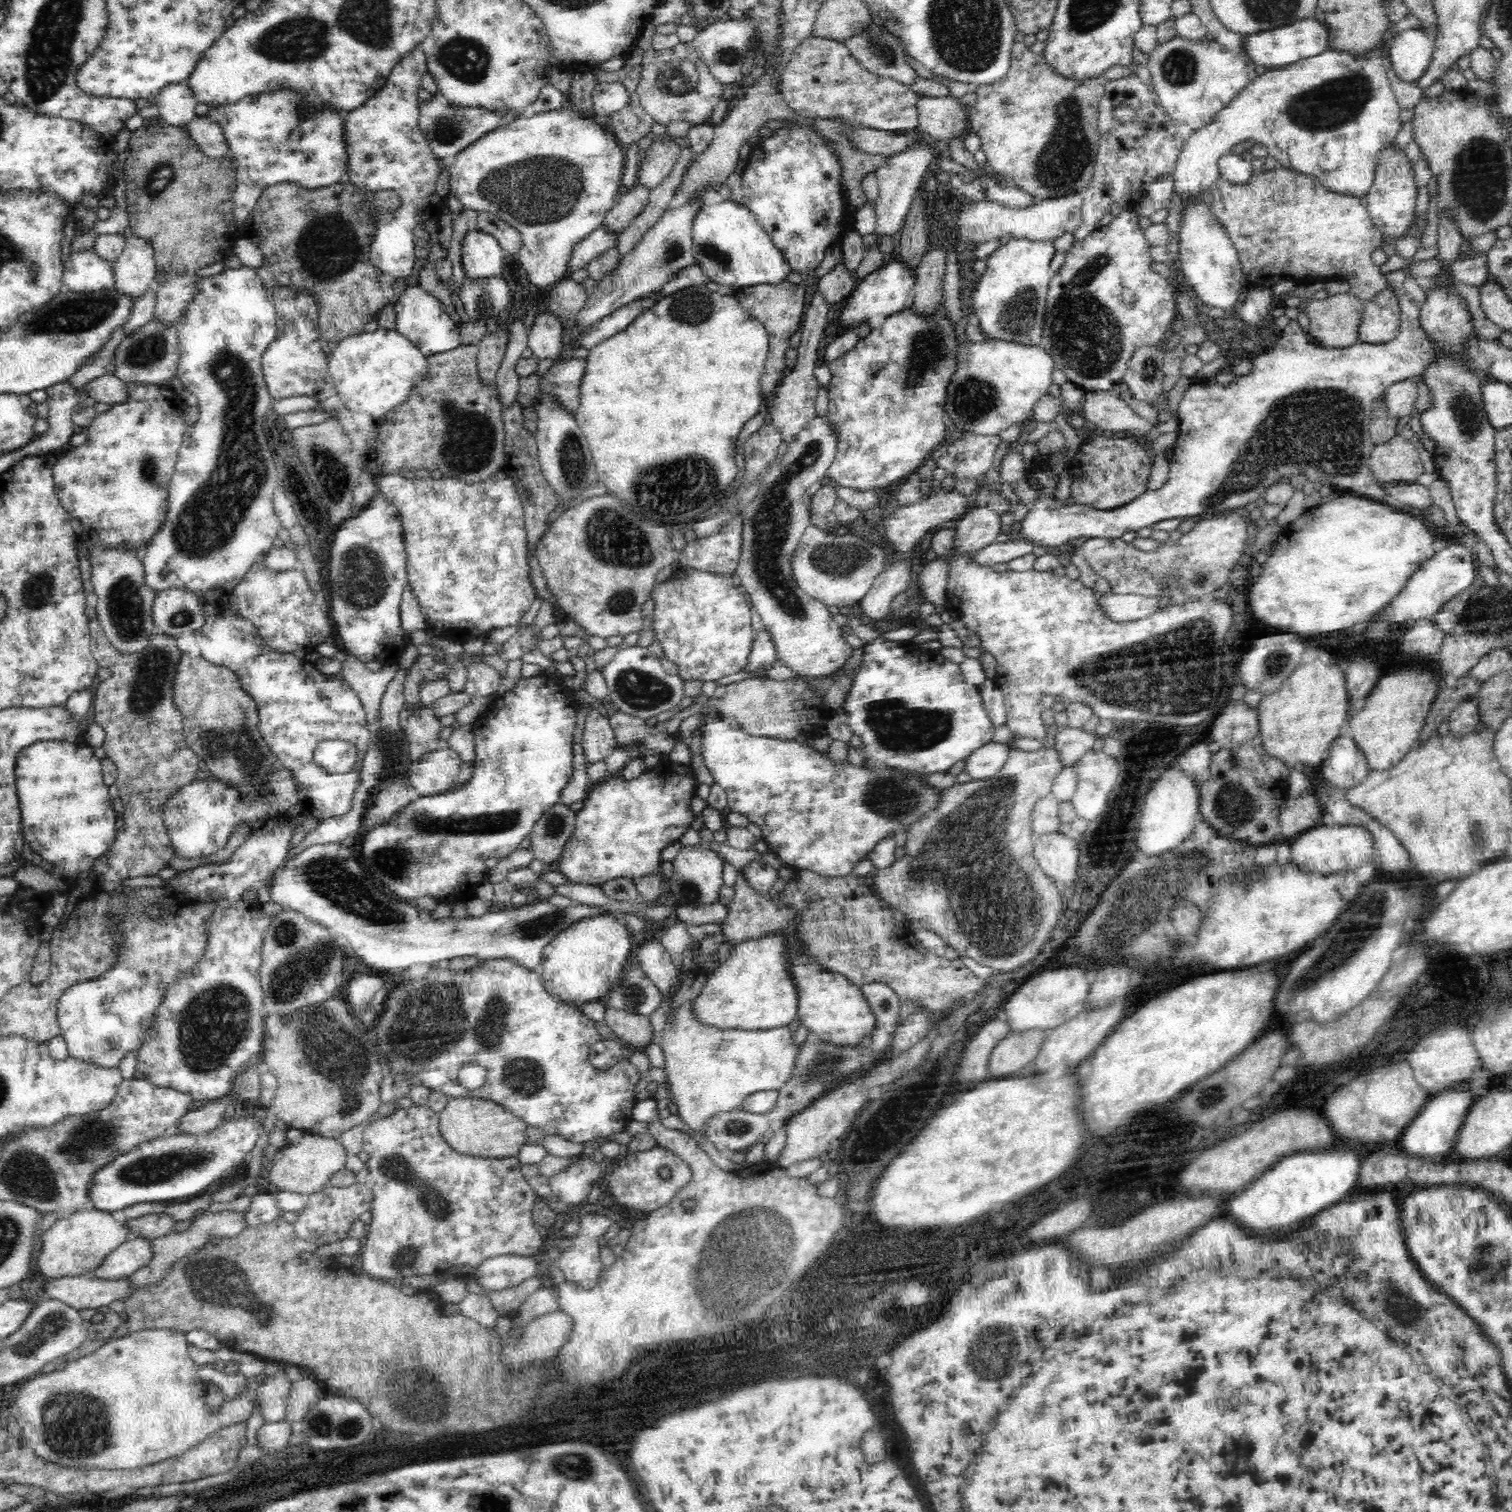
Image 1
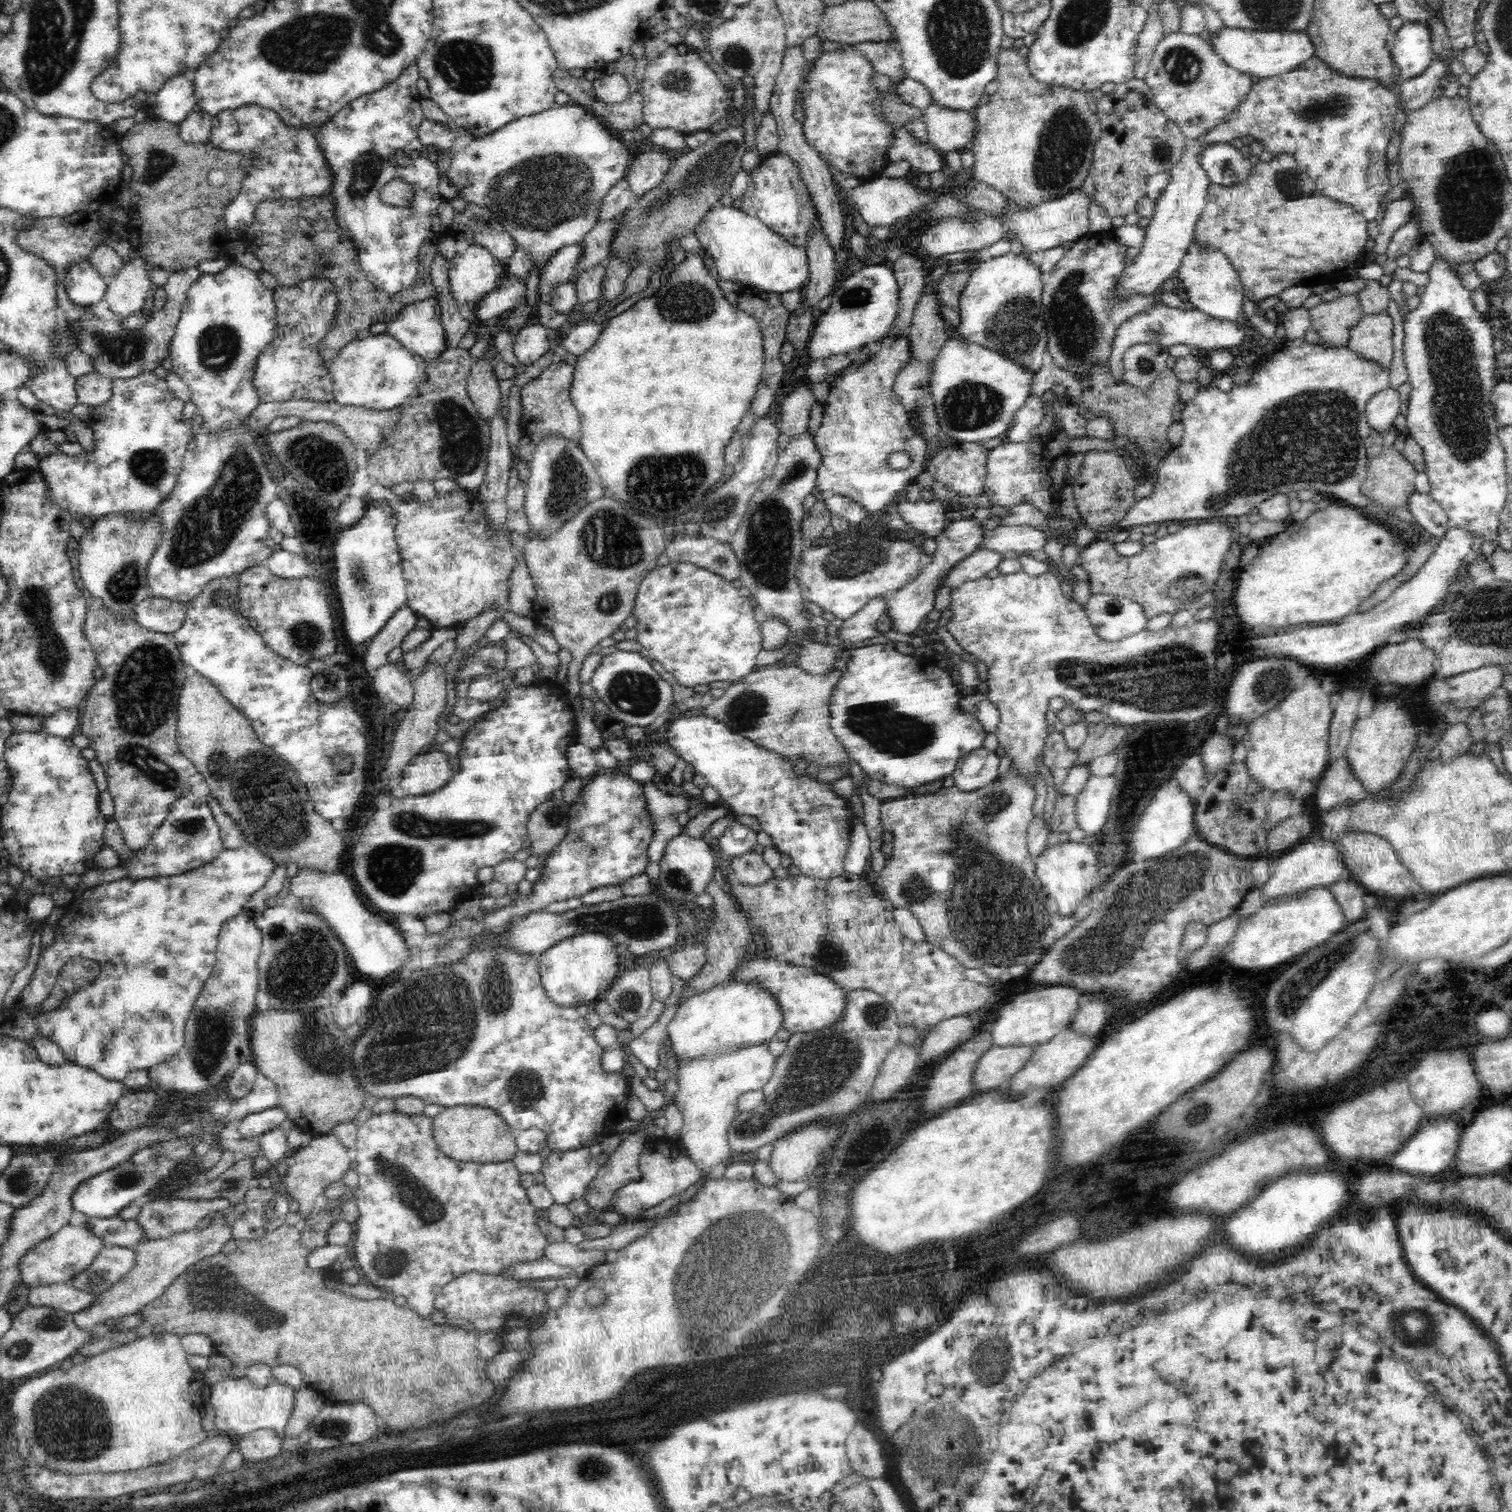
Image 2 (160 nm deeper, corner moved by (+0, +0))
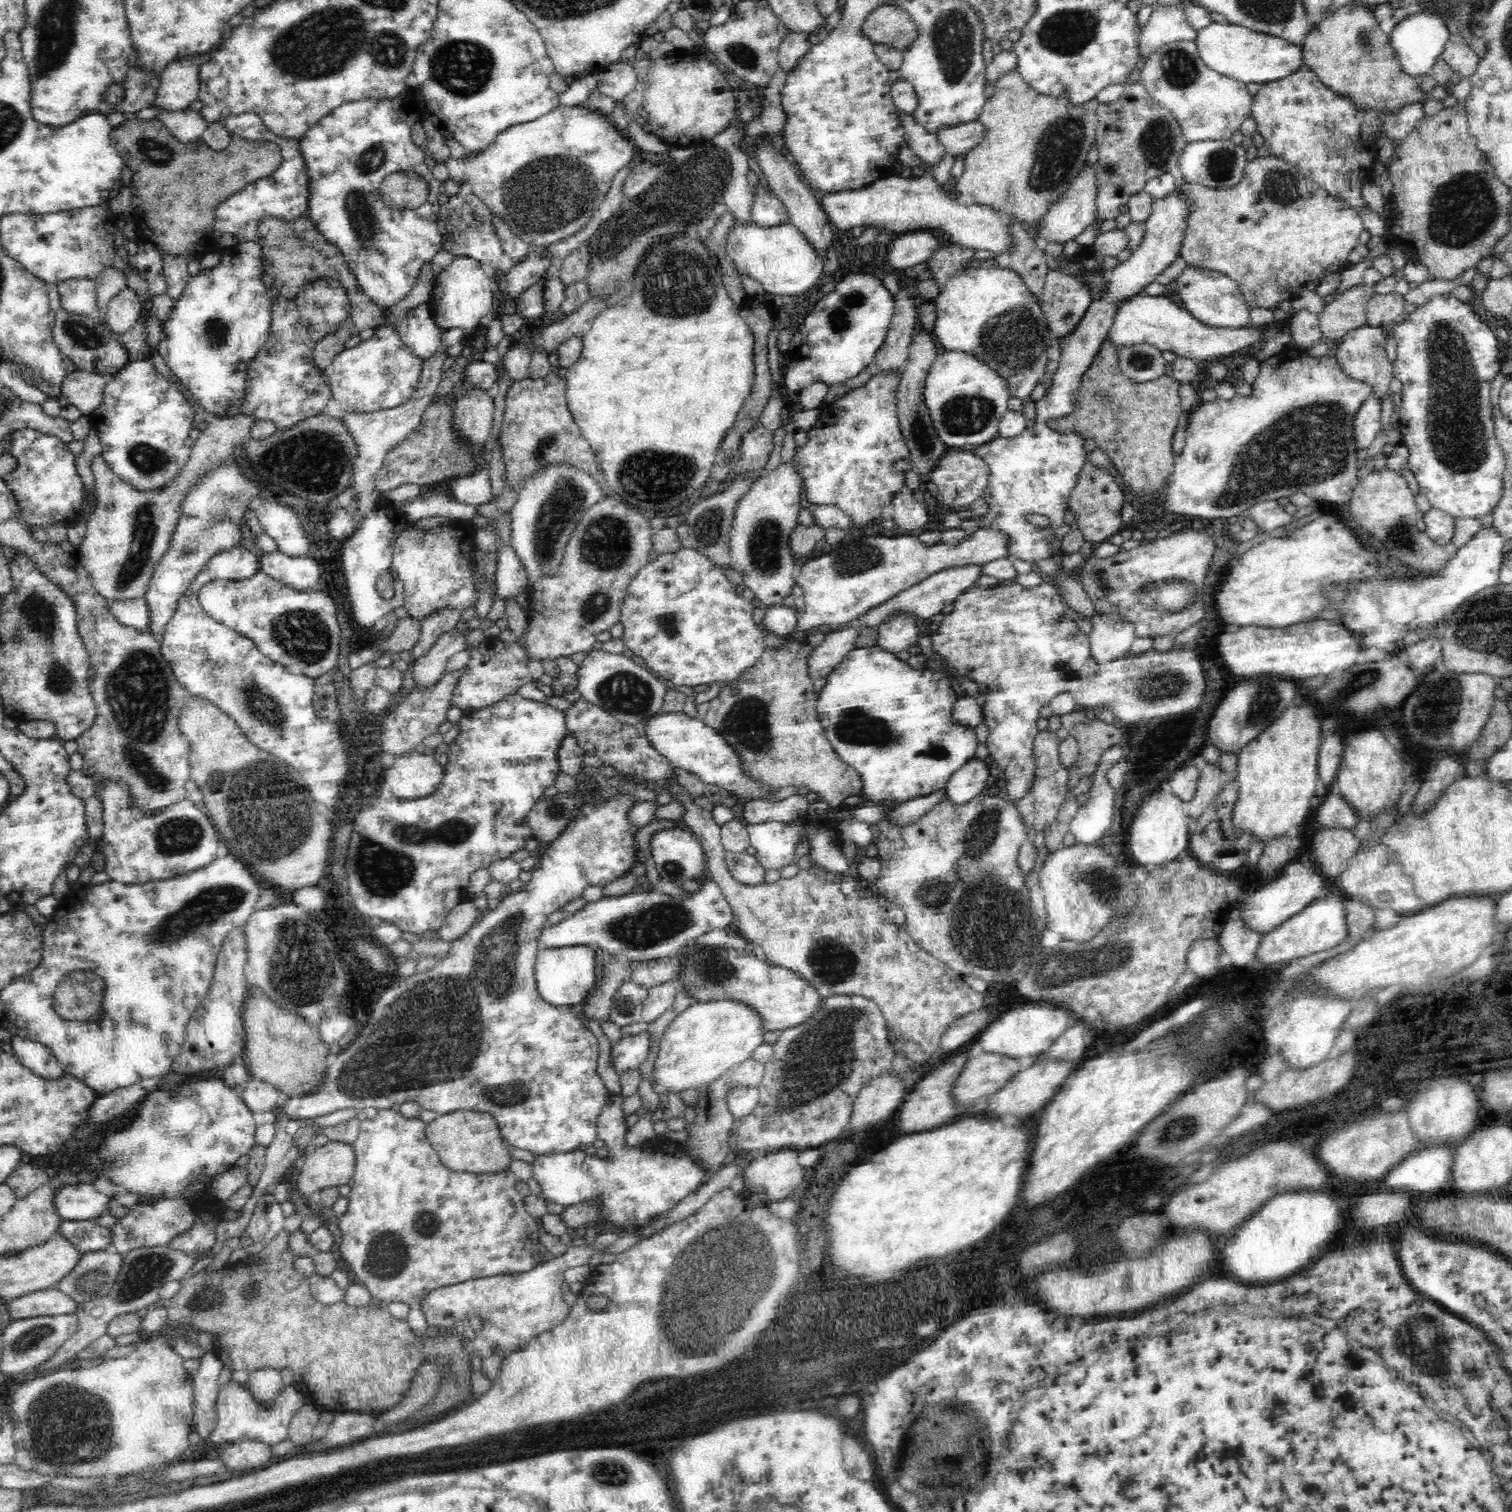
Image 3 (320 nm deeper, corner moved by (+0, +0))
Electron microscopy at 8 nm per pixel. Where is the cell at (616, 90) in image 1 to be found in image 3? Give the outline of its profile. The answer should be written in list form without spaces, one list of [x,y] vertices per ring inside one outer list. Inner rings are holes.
[[[618,61],[597,72],[597,89],[614,101],[622,101],[636,86],[636,80],[633,65]]]

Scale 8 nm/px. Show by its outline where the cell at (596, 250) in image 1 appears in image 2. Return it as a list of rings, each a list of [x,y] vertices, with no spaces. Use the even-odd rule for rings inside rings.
[[[581,243],[561,248],[548,263],[539,276],[538,296],[544,303],[550,302],[552,289],[559,284],[570,281],[574,267],[581,257]]]

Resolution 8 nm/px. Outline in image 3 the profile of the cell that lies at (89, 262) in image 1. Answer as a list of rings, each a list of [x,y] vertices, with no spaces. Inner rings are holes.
[[[89,277],[61,280],[57,283],[61,308],[74,314],[92,316],[97,310],[96,287]]]

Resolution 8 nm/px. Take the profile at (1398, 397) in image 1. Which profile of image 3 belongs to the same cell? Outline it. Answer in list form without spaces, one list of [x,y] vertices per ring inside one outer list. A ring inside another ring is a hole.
[[[1370,396],[1364,400],[1364,404],[1353,420],[1354,445],[1358,445],[1358,451],[1367,449],[1380,432],[1380,417],[1382,412],[1382,399]]]

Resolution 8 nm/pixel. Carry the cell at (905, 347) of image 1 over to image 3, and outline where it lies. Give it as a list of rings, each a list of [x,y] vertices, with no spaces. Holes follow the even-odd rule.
[[[878,374],[870,378],[864,386],[838,398],[832,406],[822,405],[820,420],[808,431],[808,442],[797,448],[793,458],[798,472],[801,472],[806,500],[811,506],[836,505],[850,517],[857,527],[868,525],[880,519],[882,510],[892,500],[894,493],[905,486],[905,473],[898,472],[892,464],[896,460],[908,459],[910,448],[902,437],[897,410],[897,387],[901,384],[901,374]]]

